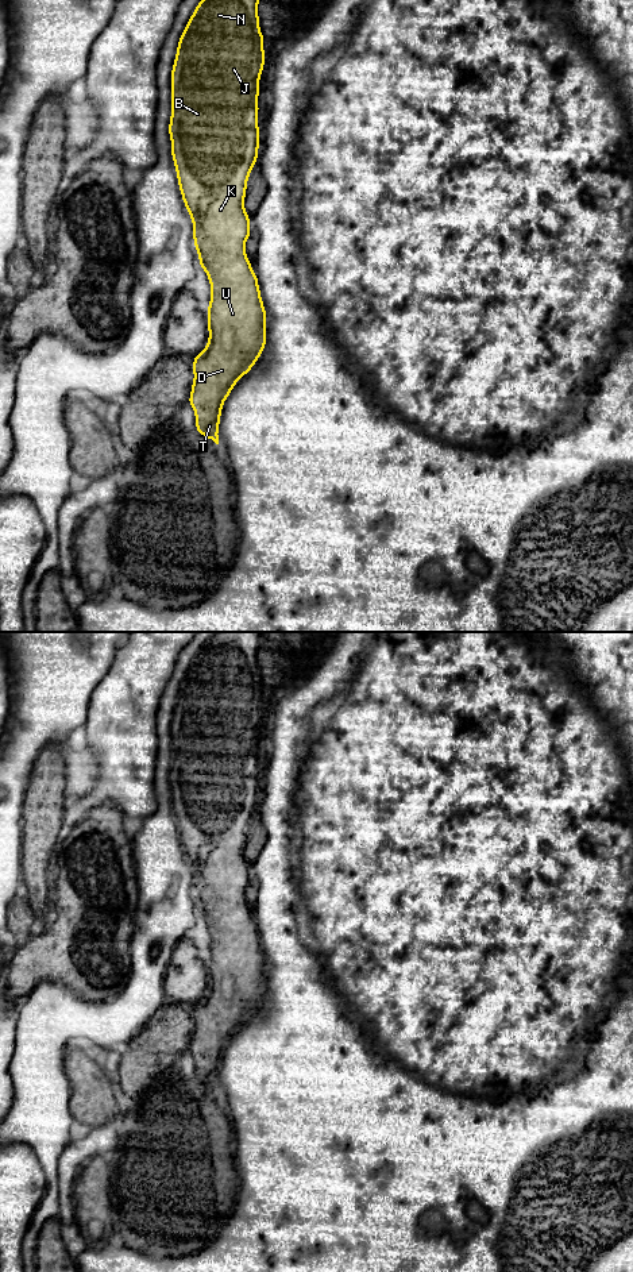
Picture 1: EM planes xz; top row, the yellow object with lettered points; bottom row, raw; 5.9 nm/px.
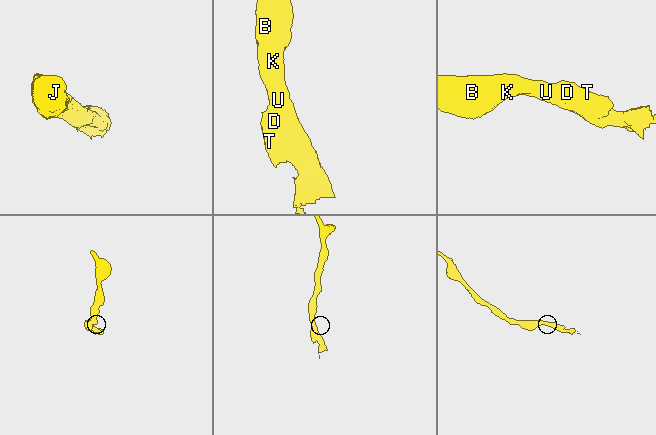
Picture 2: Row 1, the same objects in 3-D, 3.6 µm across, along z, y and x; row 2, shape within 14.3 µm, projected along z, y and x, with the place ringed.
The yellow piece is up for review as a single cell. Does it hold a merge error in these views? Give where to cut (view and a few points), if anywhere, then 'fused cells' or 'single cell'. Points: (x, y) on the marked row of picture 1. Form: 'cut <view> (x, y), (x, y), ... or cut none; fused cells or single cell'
cut none; single cell

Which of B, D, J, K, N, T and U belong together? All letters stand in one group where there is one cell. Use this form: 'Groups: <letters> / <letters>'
Groups: B D J K N T U

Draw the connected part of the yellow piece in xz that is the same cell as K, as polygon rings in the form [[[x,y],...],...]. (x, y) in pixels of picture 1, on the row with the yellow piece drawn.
[[[201,0],[194,9],[186,28],[184,30],[177,55],[173,65],[171,72],[171,119],[169,124],[169,134],[171,138],[171,155],[174,159],[174,166],[177,169],[177,178],[180,184],[180,190],[185,203],[186,209],[193,220],[193,239],[196,244],[196,251],[198,251],[201,266],[209,278],[211,282],[211,304],[207,309],[208,315],[208,328],[209,328],[209,342],[204,351],[194,356],[193,359],[193,371],[194,371],[194,382],[192,385],[192,394],[188,398],[190,405],[196,413],[196,429],[205,438],[212,439],[216,444],[219,444],[217,428],[220,424],[220,413],[224,404],[224,400],[229,396],[233,385],[251,370],[255,365],[256,359],[262,354],[266,346],[266,311],[260,298],[260,292],[258,286],[256,274],[251,269],[251,263],[246,255],[246,239],[251,235],[250,230],[250,216],[244,211],[244,196],[247,188],[247,178],[256,162],[258,158],[258,146],[260,142],[259,130],[258,130],[258,93],[259,93],[259,76],[262,74],[265,65],[265,53],[263,53],[263,42],[265,38],[259,31],[259,16],[256,12],[259,0]]]

